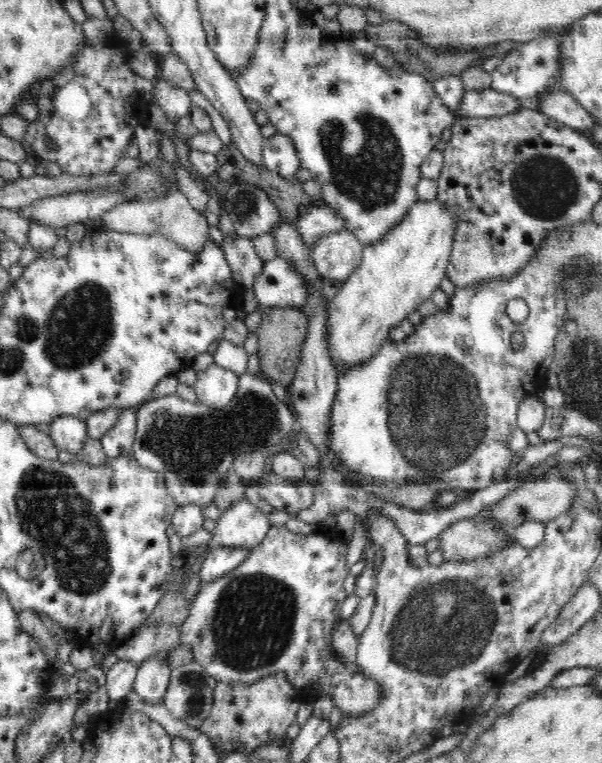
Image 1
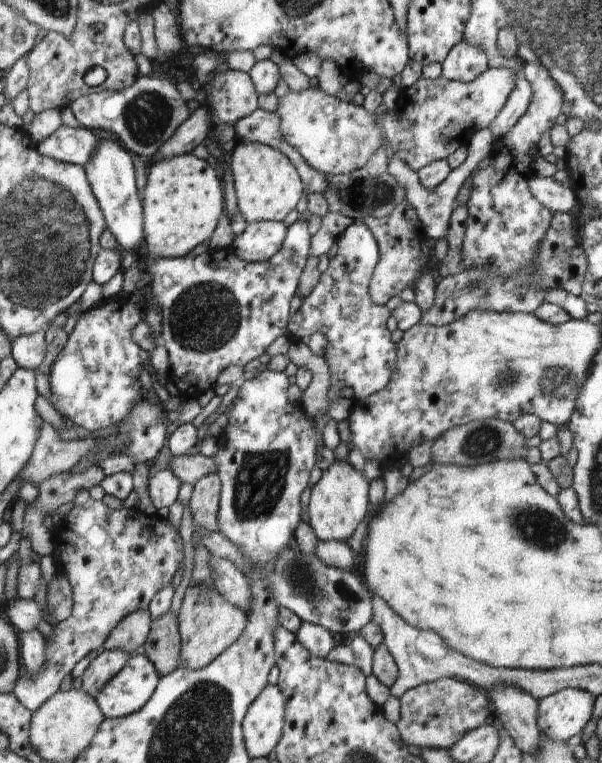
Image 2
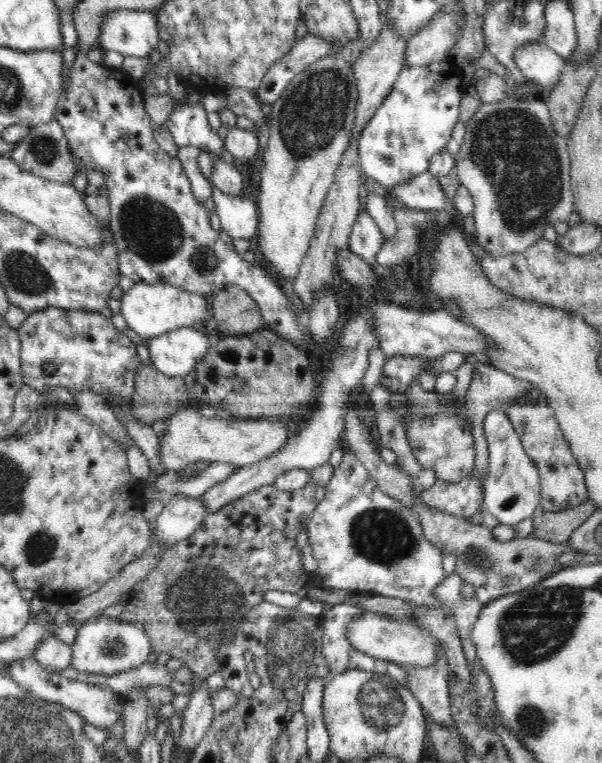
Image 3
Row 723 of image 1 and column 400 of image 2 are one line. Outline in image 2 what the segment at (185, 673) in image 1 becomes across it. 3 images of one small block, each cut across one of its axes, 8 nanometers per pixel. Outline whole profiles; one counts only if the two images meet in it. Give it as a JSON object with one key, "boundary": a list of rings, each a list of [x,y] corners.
{"boundary":[[[356,172],[356,174],[340,173],[340,176],[326,176],[325,182],[327,190],[324,195],[328,196],[329,211],[341,213],[352,221],[363,220],[366,216],[374,218],[389,216],[398,203],[405,201],[405,189],[395,180],[388,179],[382,182],[376,177],[373,183],[368,183]]]}

